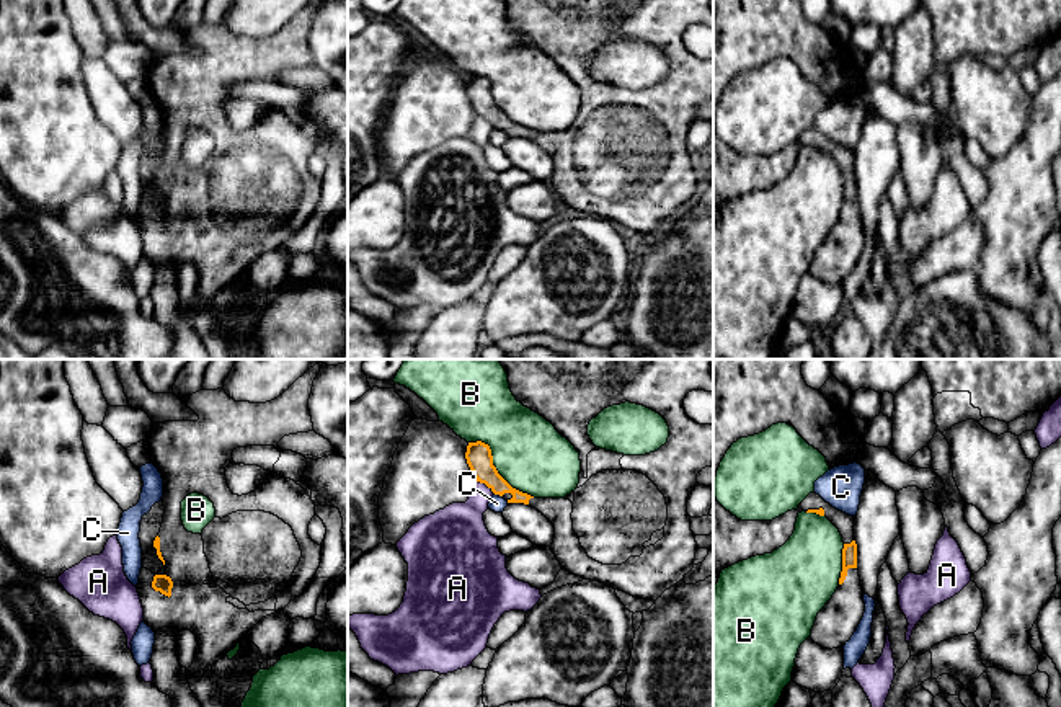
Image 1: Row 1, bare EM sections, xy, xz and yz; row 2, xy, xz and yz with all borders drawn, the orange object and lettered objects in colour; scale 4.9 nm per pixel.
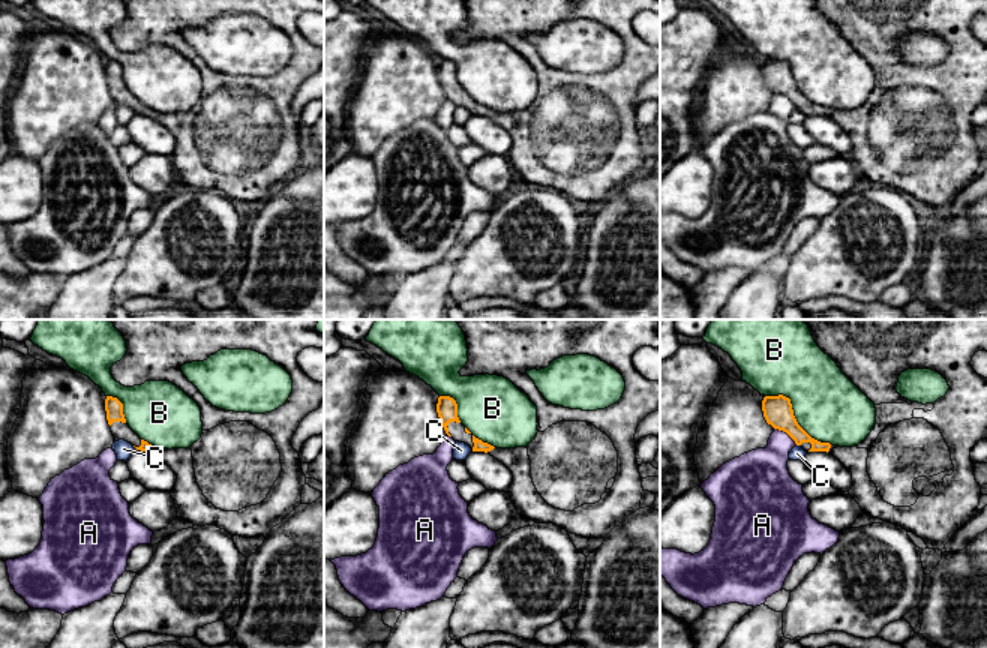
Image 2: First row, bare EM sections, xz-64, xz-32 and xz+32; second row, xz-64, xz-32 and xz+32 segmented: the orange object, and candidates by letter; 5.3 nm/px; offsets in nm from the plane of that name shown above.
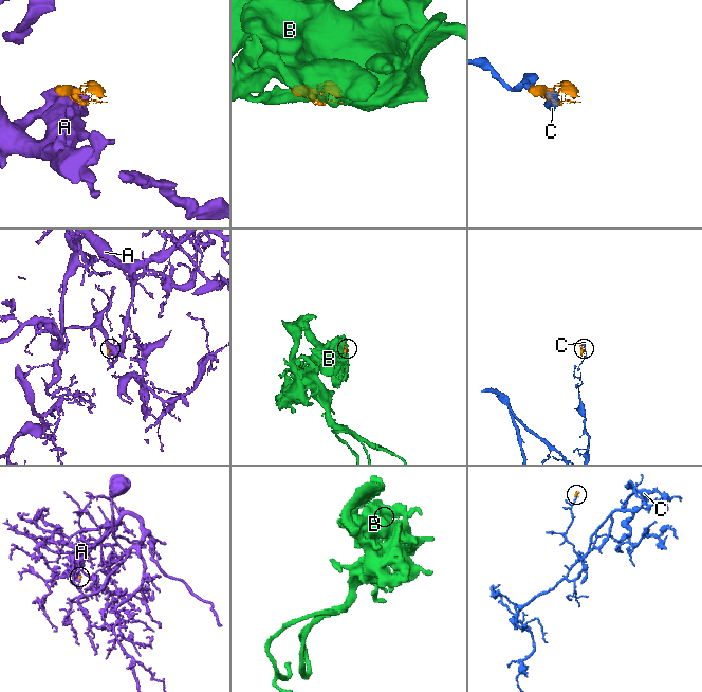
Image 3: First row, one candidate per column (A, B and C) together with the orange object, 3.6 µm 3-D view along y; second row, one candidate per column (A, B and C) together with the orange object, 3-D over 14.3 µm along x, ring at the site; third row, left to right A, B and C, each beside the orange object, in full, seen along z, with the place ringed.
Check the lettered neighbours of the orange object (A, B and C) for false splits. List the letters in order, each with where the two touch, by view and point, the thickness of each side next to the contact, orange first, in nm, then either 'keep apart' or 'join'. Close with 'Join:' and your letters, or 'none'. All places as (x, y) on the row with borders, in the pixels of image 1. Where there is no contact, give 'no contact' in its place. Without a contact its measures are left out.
A: xz (487, 485) | 130/240 nm | keep apart
B: xz (495, 467) | 130/360 nm | keep apart
C: xz (498, 493) | 130/80 nm | keep apart
Join: none

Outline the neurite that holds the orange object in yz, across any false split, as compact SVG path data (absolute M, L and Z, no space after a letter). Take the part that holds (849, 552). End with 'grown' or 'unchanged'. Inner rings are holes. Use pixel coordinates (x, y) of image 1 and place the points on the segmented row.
M713 359L713 586L725 568L782 547L801 511L826 516L842 536L842 571L836 593L816 616L810 638L832 650L850 640L865 612L854 516L813 491L797 509L772 521L741 521L715 498L717 470L731 444L777 423L793 426L826 457L829 470L854 464L860 439L854 436L852 415L808 387L801 364L803 359Z | grown

